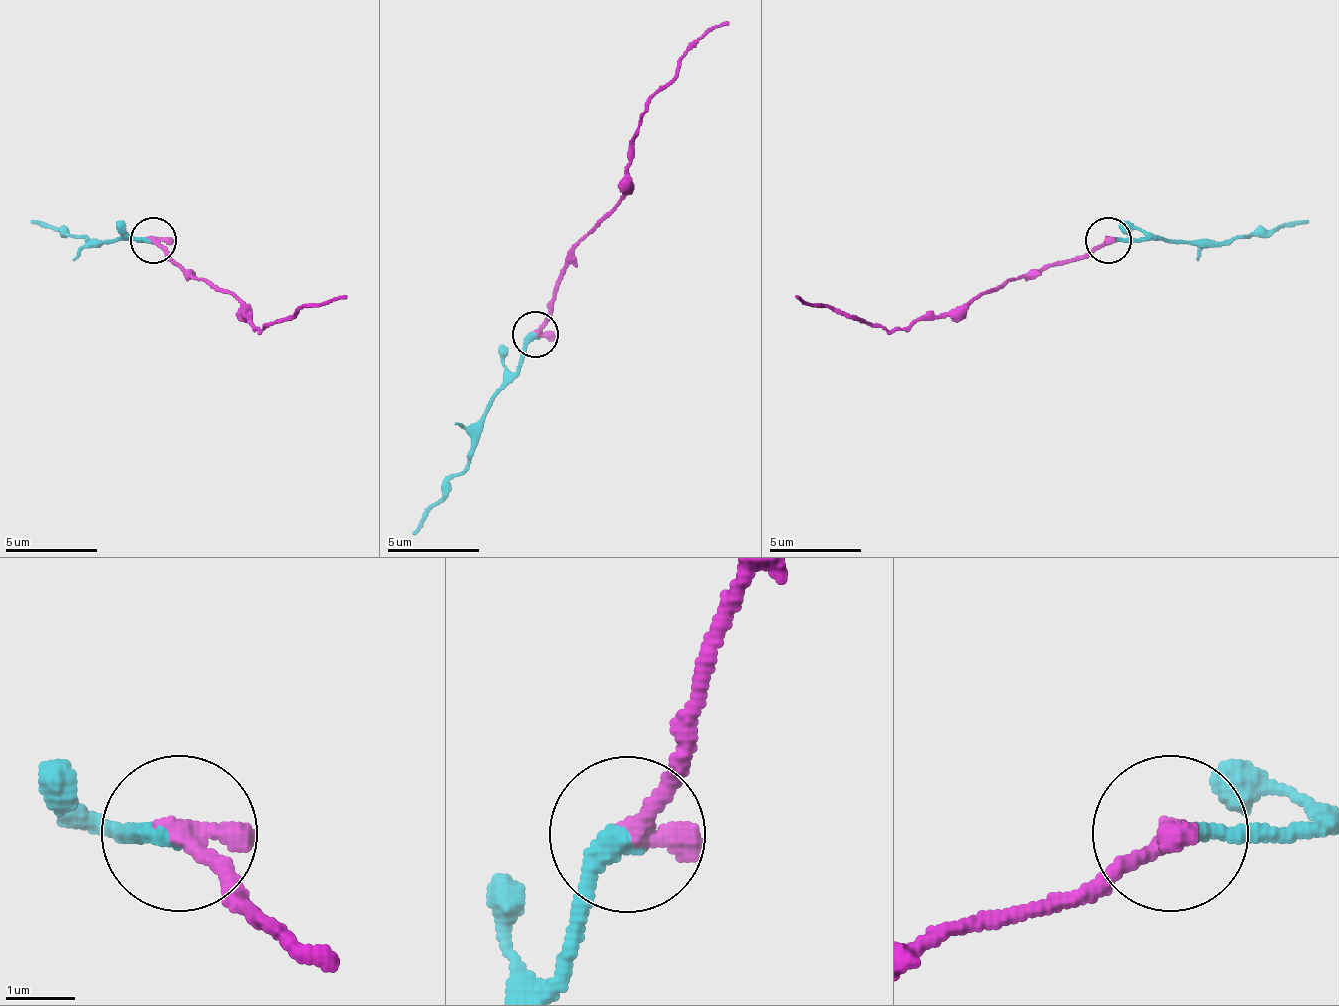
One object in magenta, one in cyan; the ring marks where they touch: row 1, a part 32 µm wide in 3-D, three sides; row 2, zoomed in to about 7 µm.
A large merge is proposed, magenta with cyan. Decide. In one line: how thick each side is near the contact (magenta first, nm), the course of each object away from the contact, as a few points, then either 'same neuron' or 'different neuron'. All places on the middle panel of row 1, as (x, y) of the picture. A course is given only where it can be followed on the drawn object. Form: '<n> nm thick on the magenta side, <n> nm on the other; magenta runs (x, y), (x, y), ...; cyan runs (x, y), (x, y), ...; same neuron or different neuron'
400 nm thick on the magenta side, 320 nm on the other; magenta runs (534, 333), (548, 314), (566, 255), (626, 190), (639, 117), (676, 75), (676, 62), (727, 20); cyan runs (534, 333), (520, 369), (483, 415), (474, 457), (414, 535); same neuron

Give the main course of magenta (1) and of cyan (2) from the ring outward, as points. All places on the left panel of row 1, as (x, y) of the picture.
1: (152, 241), (184, 273), (207, 278), (244, 305), (257, 328), (345, 296)
2: (152, 241), (92, 241), (32, 222)

